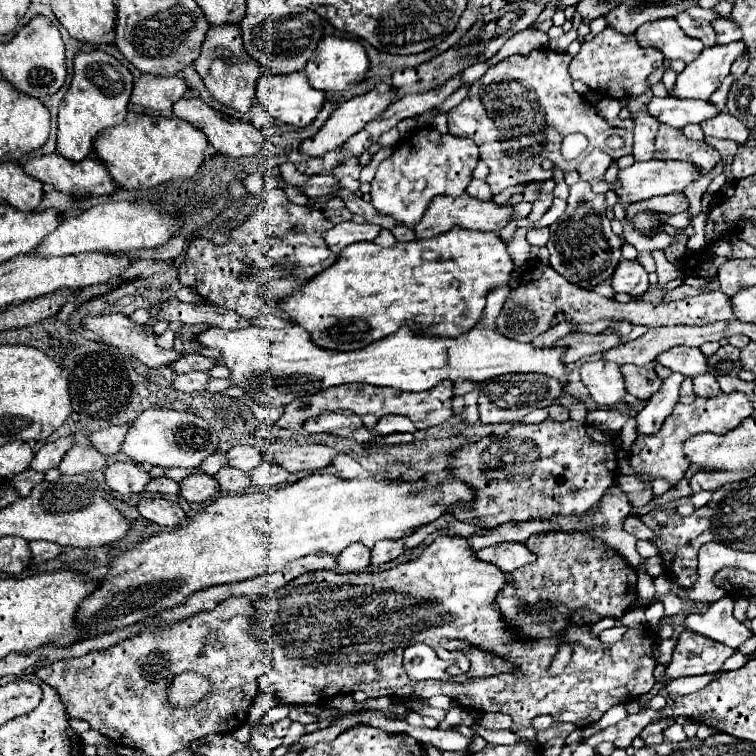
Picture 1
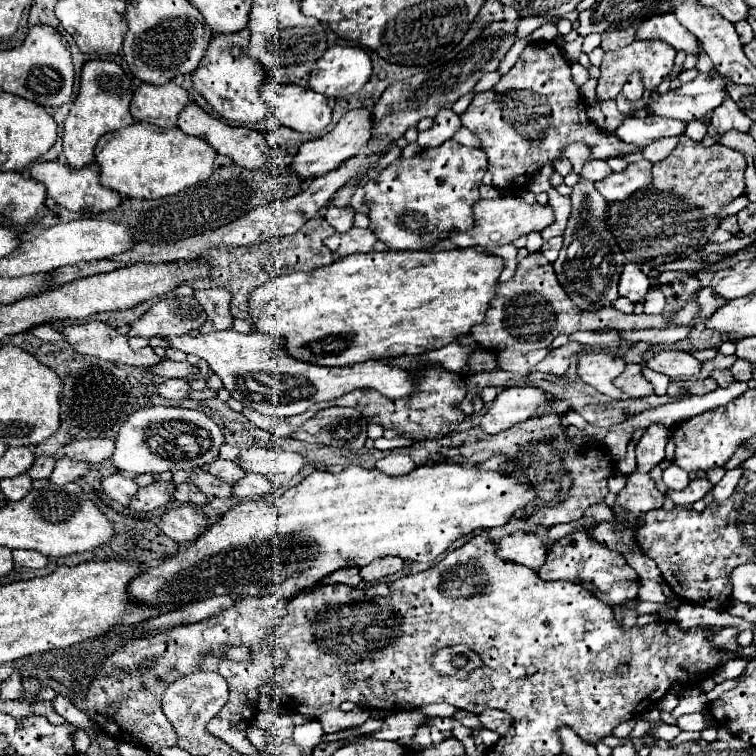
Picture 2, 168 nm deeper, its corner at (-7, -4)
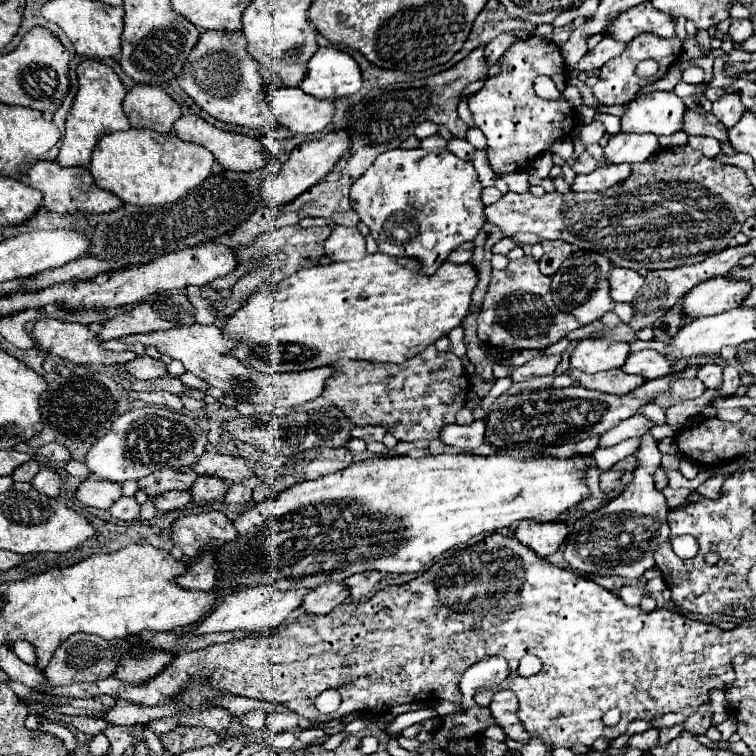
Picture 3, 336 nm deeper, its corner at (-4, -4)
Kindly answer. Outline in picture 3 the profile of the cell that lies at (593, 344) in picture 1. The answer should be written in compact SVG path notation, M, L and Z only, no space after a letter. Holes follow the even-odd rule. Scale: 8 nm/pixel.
M540 356L540 358L532 358L520 368L508 368L504 364L494 364L494 376L510 378L512 382L522 382L522 380L530 380L536 376L554 374L558 362L560 362L560 356Z

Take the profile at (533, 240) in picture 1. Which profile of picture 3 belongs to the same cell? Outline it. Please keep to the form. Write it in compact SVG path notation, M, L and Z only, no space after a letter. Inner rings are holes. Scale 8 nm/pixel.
M536 238L538 244L542 244L544 248L544 256L540 260L540 272L544 272L546 276L552 276L558 272L560 264L572 256L572 246L564 240L544 240L544 238Z

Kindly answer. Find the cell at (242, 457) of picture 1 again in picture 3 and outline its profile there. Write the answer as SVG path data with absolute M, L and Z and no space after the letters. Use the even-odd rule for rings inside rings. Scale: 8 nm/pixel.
M202 476L198 478L192 488L190 488L190 494L192 494L192 500L194 502L210 502L210 500L216 500L220 496L226 494L226 488L224 488L224 480L216 480L214 476Z

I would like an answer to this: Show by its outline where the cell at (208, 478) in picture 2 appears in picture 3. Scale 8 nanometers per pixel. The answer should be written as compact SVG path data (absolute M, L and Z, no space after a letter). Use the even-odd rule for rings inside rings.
M166 468L152 472L150 476L144 476L138 480L138 490L144 490L148 496L164 494L168 490L188 490L196 482L196 472L192 468Z

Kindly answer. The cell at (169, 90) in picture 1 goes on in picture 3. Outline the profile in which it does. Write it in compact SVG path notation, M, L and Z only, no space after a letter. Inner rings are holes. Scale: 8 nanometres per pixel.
M136 84L128 90L122 106L134 128L148 128L162 134L170 132L174 120L182 116L180 106L158 86Z

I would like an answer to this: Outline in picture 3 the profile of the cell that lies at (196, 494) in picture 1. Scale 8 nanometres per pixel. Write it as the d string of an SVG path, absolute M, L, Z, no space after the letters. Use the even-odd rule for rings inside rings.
M172 490L172 492L164 492L162 496L158 496L158 498L154 500L154 506L156 506L158 512L170 512L170 510L184 508L188 502L190 502L188 492Z

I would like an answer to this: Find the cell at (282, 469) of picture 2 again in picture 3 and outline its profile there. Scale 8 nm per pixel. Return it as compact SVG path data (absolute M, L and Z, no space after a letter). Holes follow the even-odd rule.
M204 452L194 464L192 470L198 476L216 476L230 482L242 482L252 476L254 464L246 458L234 458L234 456L222 456L216 452Z

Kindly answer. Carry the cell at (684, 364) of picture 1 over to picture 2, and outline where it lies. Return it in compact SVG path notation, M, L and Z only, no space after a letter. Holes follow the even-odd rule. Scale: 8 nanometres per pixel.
M659 352L647 360L647 366L669 378L691 378L701 372L701 362L689 352Z

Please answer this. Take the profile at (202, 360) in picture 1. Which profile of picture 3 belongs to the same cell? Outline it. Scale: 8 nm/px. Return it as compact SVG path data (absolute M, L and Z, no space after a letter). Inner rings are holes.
M138 356L130 362L124 364L124 370L132 374L138 380L152 380L152 378L162 378L166 374L166 366L162 360L154 360L150 356Z

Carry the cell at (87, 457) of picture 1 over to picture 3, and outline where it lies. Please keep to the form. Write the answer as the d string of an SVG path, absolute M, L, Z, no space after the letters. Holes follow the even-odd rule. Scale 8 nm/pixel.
M42 468L34 478L32 478L32 488L38 490L44 496L52 496L56 498L60 492L60 474L50 470L50 468Z

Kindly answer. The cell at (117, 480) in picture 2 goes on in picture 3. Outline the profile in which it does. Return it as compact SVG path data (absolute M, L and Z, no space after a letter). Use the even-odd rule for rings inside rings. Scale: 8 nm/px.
M88 476L74 492L74 498L78 502L100 510L108 510L120 496L120 484L96 480L96 476Z

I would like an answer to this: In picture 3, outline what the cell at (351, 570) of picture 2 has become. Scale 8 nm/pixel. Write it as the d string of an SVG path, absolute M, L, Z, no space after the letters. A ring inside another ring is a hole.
M326 582L314 588L310 594L306 594L300 606L306 614L330 614L346 598L348 598L348 590L342 588L342 584Z

